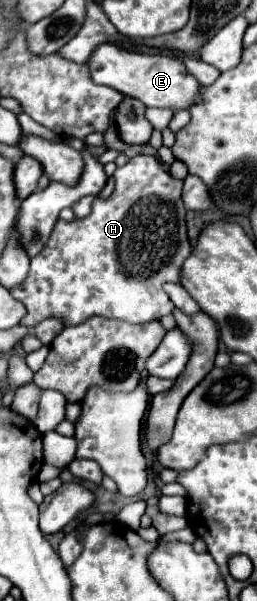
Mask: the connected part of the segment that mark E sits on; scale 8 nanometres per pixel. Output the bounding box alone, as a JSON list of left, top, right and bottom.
[87,45,201,113]

